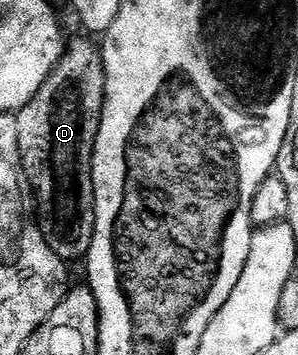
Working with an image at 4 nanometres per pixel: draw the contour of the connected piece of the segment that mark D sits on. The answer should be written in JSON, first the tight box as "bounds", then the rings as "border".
{"bounds":[16,41,105,263],"border":[[[73,41],[68,42],[65,56],[61,58],[61,64],[54,69],[52,75],[43,83],[43,87],[39,87],[39,91],[35,95],[35,99],[31,99],[31,103],[27,103],[22,107],[20,113],[16,114],[17,126],[19,127],[19,155],[21,156],[21,166],[25,169],[25,177],[28,179],[35,198],[35,209],[39,214],[41,222],[41,230],[45,232],[45,237],[49,241],[51,251],[55,251],[55,255],[59,255],[61,260],[66,263],[72,263],[86,256],[93,242],[95,235],[95,191],[93,190],[93,152],[95,151],[95,143],[99,135],[99,127],[101,126],[101,112],[105,106],[105,60],[101,57],[102,46],[97,45],[93,41]]]}

